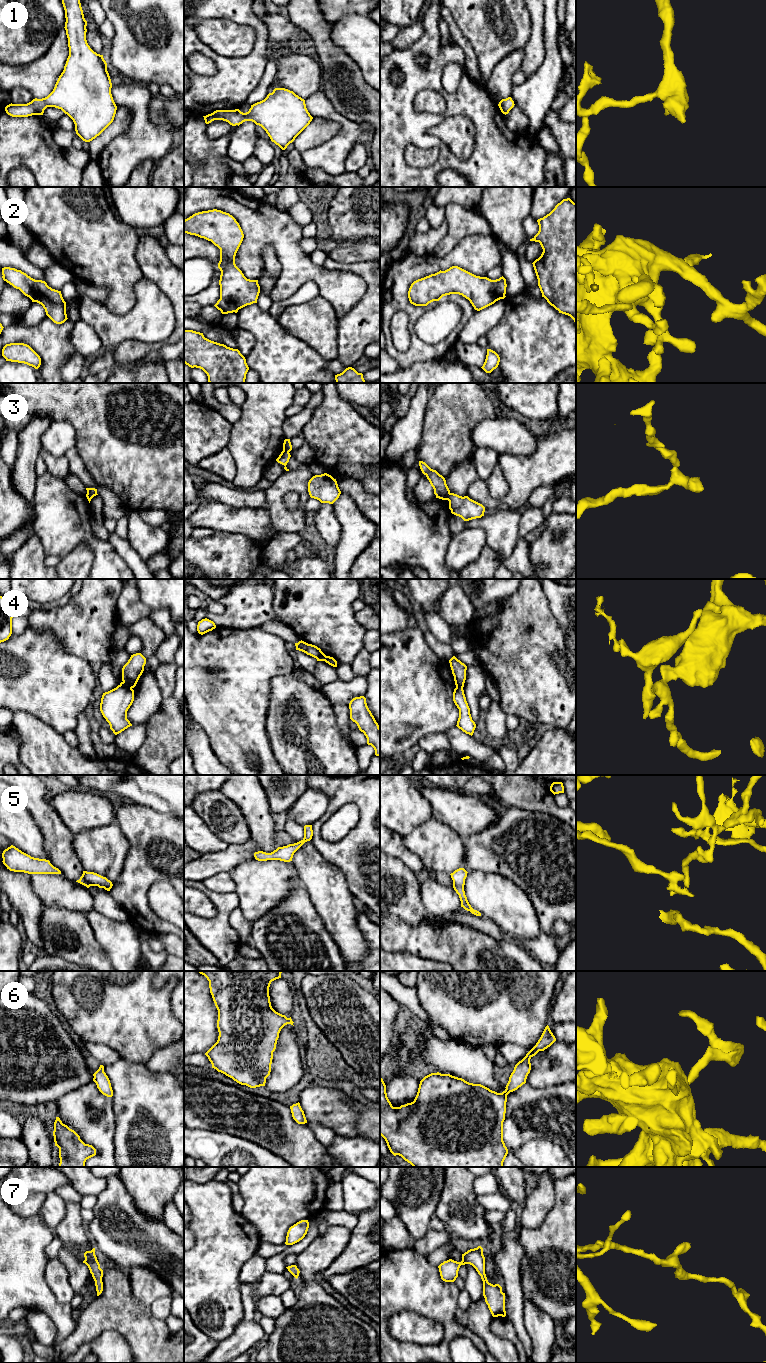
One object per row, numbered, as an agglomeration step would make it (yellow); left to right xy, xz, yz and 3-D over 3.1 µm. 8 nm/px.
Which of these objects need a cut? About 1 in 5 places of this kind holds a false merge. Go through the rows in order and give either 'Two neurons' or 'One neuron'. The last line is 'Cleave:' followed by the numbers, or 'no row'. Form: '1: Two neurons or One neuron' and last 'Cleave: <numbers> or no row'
1: One neuron
2: One neuron
3: Two neurons
4: Two neurons
5: One neuron
6: One neuron
7: One neuron
Cleave: 3, 4

